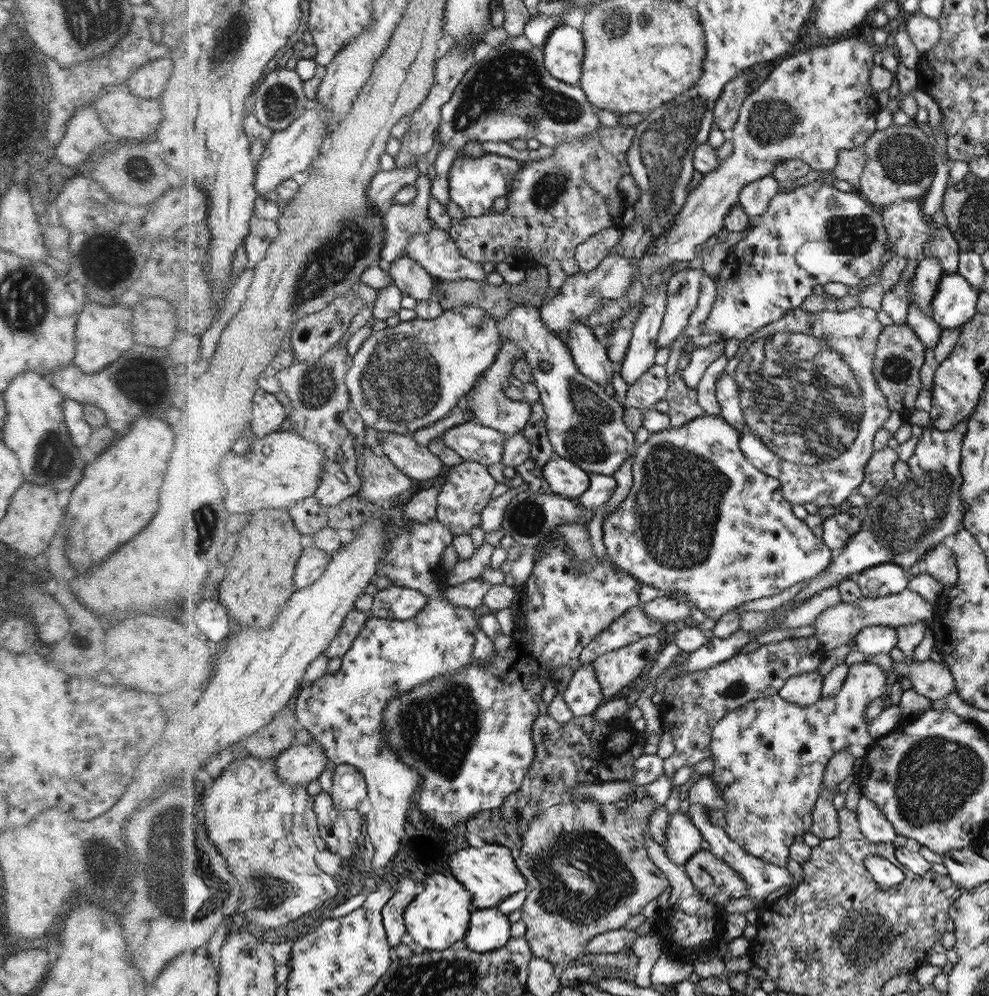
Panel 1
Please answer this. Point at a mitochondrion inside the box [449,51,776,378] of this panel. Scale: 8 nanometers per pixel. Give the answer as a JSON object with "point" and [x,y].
{"point":[662,146]}

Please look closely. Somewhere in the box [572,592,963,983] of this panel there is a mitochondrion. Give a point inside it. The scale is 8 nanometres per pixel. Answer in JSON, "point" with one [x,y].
{"point":[870,946]}

